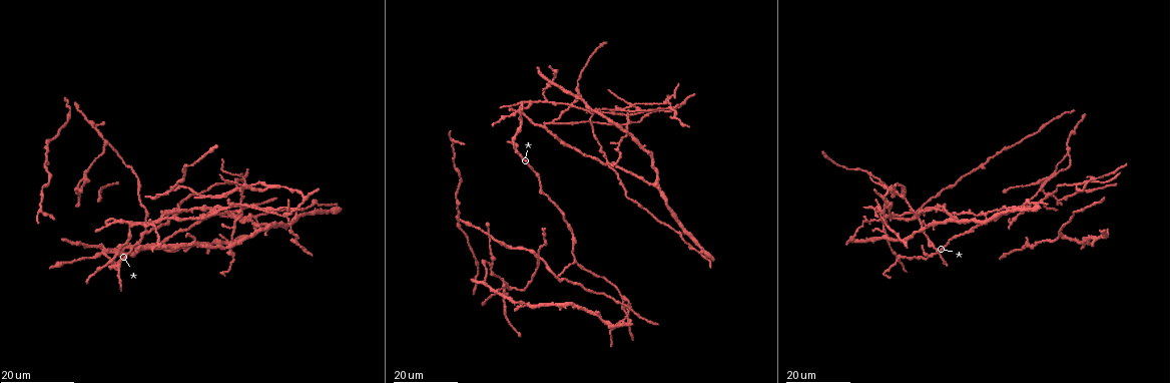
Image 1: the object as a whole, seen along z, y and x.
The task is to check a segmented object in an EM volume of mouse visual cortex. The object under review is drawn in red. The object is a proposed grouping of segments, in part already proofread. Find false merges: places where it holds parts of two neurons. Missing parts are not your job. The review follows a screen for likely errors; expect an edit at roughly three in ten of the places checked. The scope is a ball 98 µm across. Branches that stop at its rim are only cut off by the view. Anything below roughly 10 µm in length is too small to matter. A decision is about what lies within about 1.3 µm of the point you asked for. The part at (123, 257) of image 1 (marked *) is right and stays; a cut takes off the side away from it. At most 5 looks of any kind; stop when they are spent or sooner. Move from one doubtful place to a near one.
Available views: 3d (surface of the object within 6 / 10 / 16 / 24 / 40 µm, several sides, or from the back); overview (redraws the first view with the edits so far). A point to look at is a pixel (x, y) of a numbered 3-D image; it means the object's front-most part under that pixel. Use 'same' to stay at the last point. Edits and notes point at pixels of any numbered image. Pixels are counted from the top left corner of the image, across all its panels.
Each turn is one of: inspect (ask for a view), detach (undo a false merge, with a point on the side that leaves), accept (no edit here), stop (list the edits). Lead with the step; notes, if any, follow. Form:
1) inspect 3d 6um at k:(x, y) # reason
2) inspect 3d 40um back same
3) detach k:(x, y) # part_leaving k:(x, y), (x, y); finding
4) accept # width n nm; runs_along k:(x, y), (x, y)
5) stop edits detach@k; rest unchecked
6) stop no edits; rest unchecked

inspect 3d 16um at 1:(1009, 222) # three-way junction

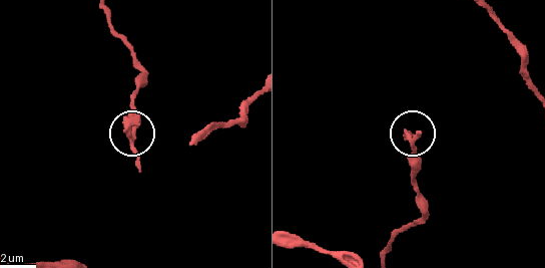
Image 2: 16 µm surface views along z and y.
inspect 3d 6um at 2:(409, 139)

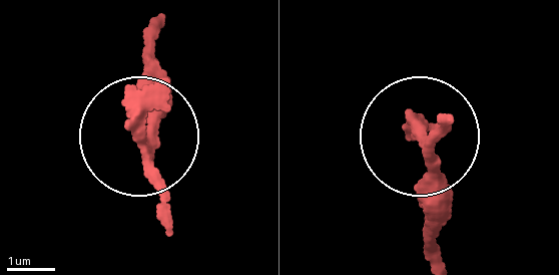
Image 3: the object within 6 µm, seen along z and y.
accept # arms 3; all the same neuron

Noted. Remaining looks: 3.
inspect 3d 24um at 1:(1081, 191)

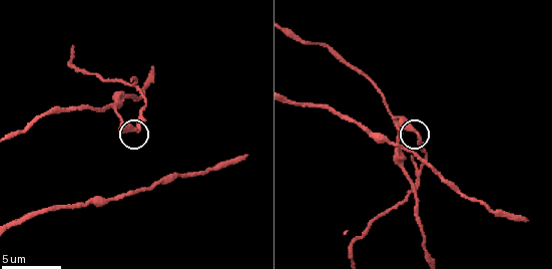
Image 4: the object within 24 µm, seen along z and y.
inspect 3d 6um at 4:(140, 131)

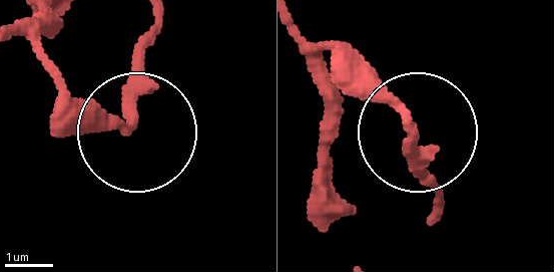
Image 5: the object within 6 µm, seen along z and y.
detach 5:(146, 74) # part_leaving 5:(126, 127), (149, 11); two neurons meet here

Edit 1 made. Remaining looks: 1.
stop edits detach@5; rest unchecked

